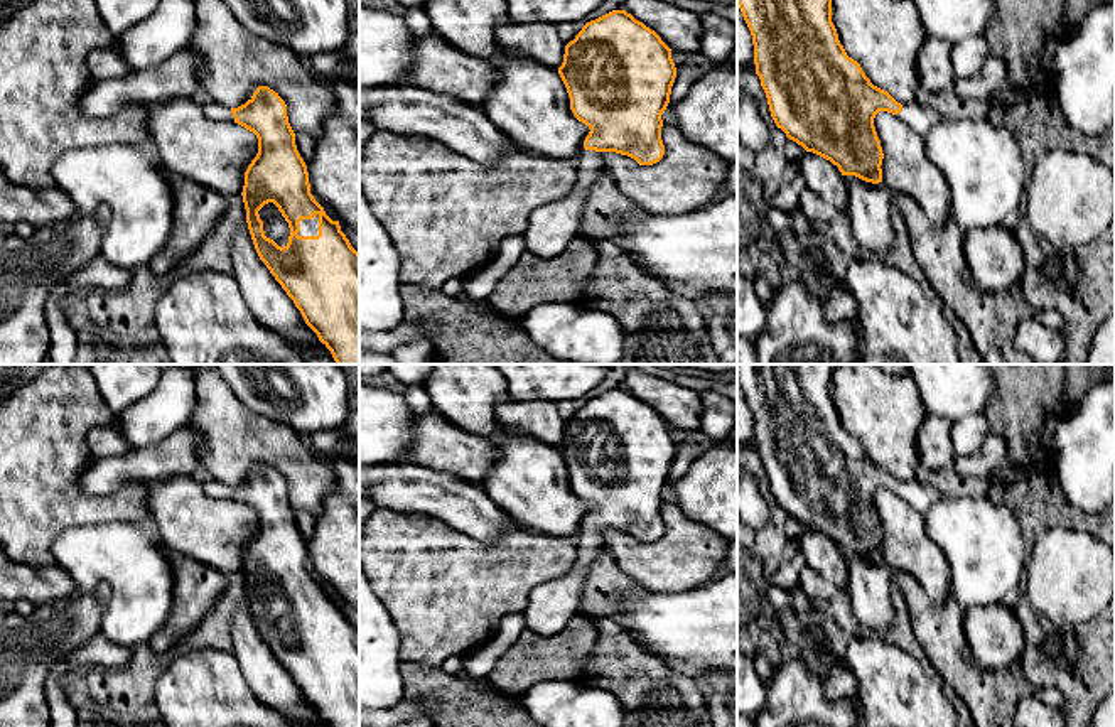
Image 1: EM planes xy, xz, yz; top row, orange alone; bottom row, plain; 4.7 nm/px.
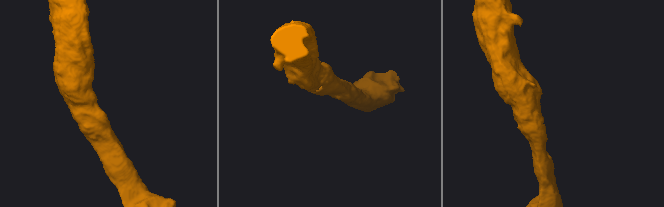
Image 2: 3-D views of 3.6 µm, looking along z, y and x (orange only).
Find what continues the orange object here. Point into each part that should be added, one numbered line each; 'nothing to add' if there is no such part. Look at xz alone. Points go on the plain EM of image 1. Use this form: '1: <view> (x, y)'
1: xz (552, 604)

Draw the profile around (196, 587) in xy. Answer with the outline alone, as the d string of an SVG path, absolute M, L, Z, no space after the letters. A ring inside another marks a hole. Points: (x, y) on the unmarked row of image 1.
M169 552L172 568L172 609L167 622L150 638L155 653L167 653L202 619L223 590L226 575L180 553Z

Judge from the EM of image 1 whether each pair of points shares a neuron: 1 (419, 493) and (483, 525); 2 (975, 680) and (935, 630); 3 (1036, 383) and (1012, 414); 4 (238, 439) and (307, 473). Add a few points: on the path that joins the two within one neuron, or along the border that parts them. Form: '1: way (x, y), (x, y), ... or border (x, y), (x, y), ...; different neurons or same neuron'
1: way (434, 493), (461, 503), (468, 510); same neuron
2: way (964, 668), (948, 653), (943, 641); same neuron
3: way (1029, 390), (1019, 407); same neuron
4: way (255, 439), (272, 442), (290, 456); same neuron

